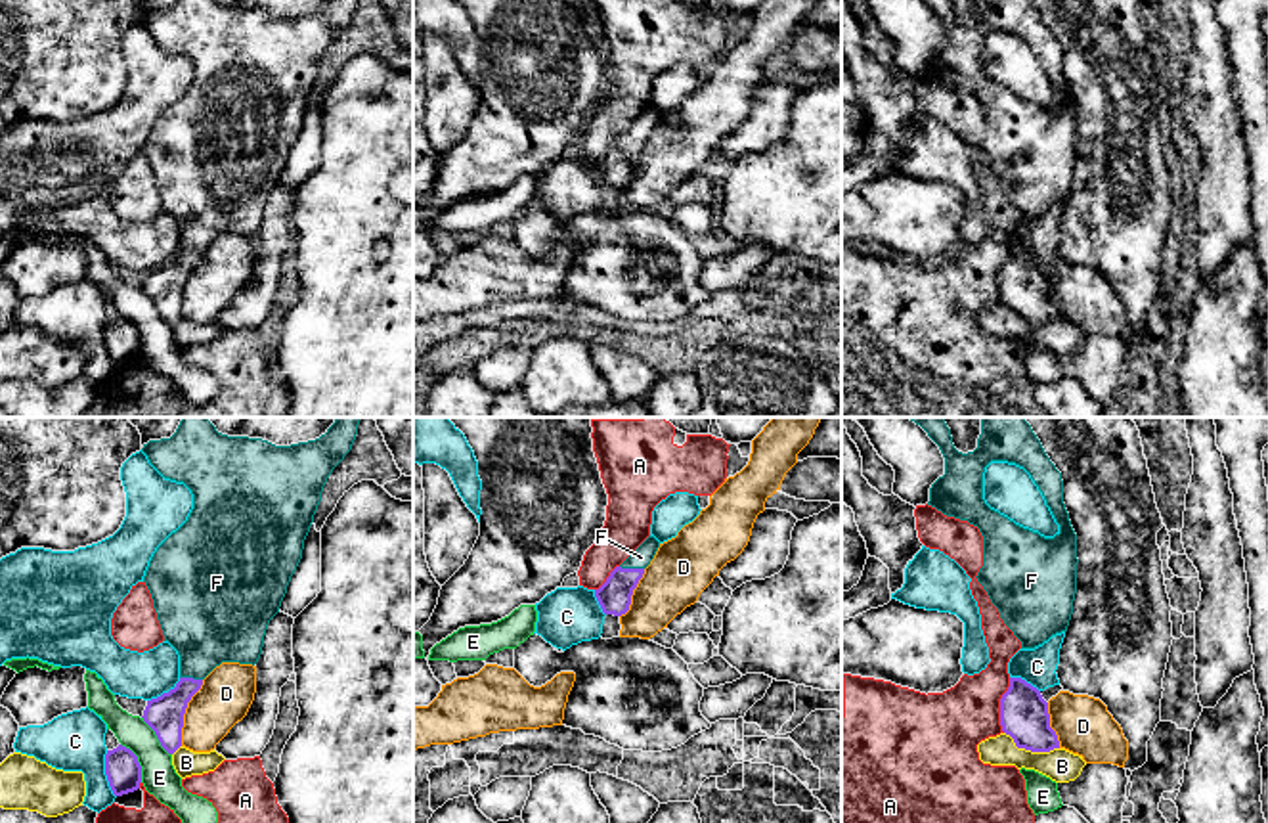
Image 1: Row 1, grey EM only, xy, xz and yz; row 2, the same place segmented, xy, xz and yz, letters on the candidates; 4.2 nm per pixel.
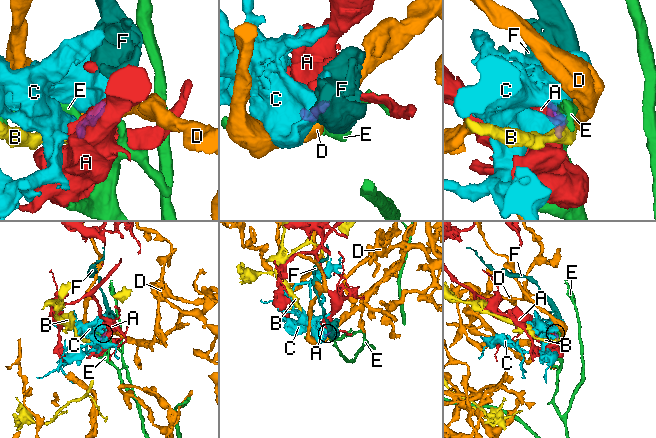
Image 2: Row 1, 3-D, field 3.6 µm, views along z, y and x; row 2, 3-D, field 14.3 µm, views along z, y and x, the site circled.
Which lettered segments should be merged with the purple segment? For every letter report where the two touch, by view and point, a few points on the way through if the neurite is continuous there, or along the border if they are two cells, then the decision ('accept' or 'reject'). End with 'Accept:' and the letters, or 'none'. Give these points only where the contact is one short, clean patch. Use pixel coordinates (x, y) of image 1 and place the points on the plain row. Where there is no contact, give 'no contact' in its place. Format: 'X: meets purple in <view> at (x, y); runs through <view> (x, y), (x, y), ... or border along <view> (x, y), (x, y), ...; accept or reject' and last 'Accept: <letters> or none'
A: meets purple in yz at (1001, 276); reject
B: meets purple in yz at (1031, 322); reject
C: meets purple in xy at (106, 345); reject
D: meets purple in xy at (184, 284); reject
E: meets purple in xy at (138, 333); border along xy (121, 314), (136, 328), (142, 353); reject
F: meets purple in xz at (632, 140); runs through xz (614, 167), (632, 140), (641, 129); accept
Accept: F

